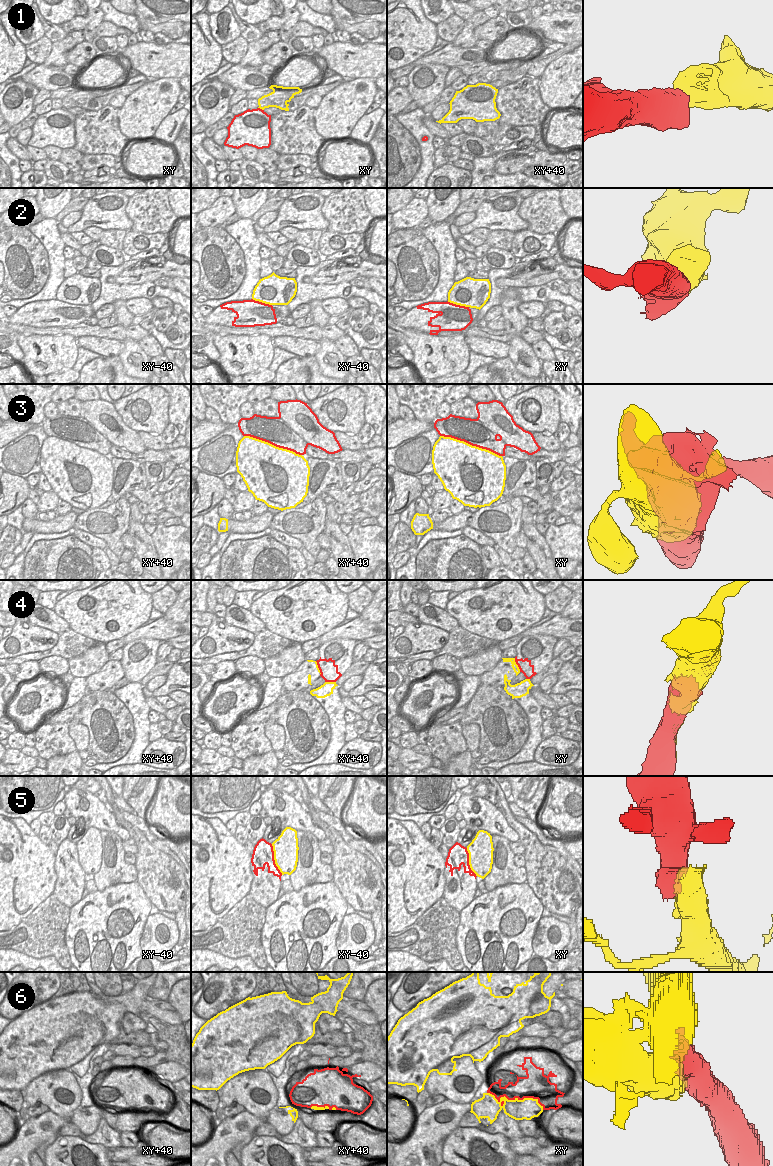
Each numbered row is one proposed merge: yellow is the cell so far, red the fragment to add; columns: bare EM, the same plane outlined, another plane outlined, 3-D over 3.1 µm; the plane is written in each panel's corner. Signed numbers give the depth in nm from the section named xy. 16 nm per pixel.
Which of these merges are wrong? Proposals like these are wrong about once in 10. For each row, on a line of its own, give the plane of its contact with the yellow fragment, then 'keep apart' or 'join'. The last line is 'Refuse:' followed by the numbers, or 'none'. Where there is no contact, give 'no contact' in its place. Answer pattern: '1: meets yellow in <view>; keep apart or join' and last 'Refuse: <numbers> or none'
1: meets yellow in xy; join
2: meets yellow in xy; join
3: meets yellow in xy; join
4: meets yellow in xy; join
5: meets yellow in xy-40; join
6: meets yellow in xy; join
Refuse: none

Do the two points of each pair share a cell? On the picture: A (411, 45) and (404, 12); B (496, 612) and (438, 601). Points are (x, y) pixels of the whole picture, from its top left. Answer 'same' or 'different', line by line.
A: same
B: different

